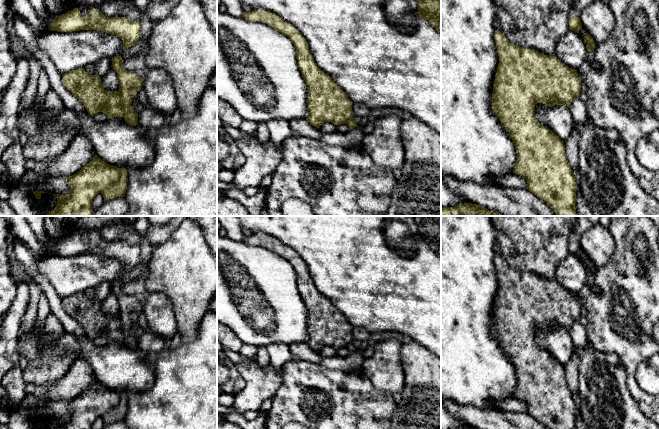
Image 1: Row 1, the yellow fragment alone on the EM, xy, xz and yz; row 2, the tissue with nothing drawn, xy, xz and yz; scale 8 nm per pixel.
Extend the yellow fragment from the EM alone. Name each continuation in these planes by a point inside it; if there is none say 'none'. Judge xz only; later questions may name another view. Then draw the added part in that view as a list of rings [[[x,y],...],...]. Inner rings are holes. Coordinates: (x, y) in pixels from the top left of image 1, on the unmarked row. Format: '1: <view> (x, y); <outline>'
none

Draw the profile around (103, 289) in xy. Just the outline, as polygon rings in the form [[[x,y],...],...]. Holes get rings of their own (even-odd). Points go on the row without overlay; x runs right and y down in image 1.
[[[102,282],[95,289],[94,293],[98,300],[104,299],[112,290],[112,284],[110,282]]]

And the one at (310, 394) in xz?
[[[303,359],[290,360],[283,367],[283,376],[280,387],[272,398],[272,406],[266,415],[266,429],[282,429],[289,422],[297,422],[309,429],[390,429],[391,419],[396,409],[392,393],[376,389],[371,381],[361,372],[345,372],[343,370],[330,370],[320,364],[305,361]]]

